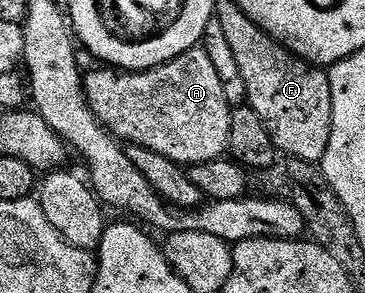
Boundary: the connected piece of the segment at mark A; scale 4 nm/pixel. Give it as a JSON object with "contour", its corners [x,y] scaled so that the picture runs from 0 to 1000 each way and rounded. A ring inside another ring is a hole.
{"contour":[[[562,160],[515,171],[471,198],[471,212],[449,212],[403,246],[329,246],[299,225],[271,235],[271,246],[233,249],[236,341],[247,352],[249,382],[315,478],[449,526],[449,539],[501,567],[581,553],[622,529],[636,362],[625,334],[614,334],[614,280],[603,280],[603,253],[592,253],[592,225],[581,225]]]}

